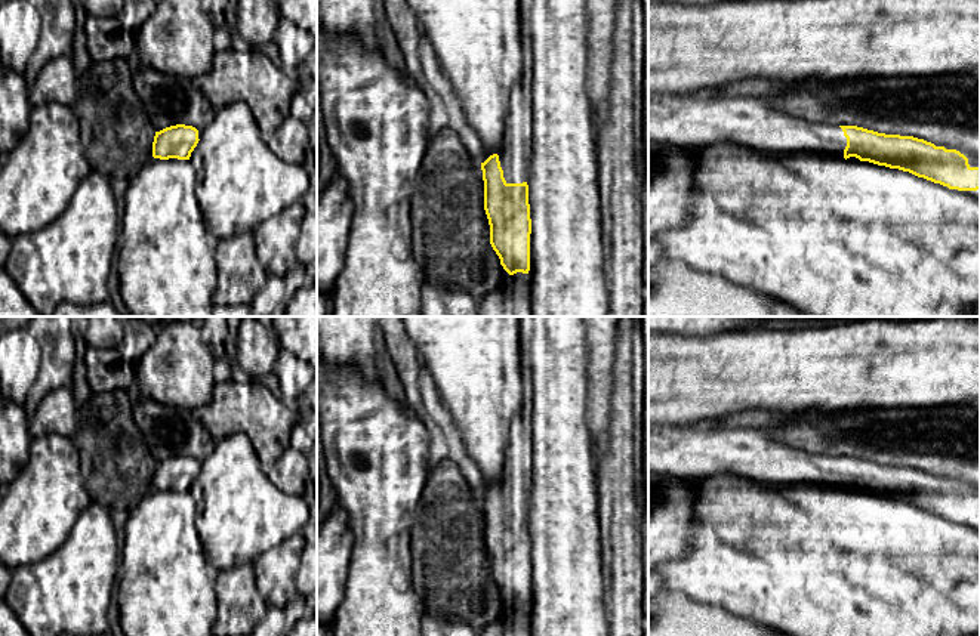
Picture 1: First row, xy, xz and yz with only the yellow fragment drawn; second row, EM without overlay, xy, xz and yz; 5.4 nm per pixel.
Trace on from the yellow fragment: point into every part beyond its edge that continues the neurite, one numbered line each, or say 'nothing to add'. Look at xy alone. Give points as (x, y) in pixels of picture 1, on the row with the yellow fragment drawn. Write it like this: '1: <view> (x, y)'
nothing to add

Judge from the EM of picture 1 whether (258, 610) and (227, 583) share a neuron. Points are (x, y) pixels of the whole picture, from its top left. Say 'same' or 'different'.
same

